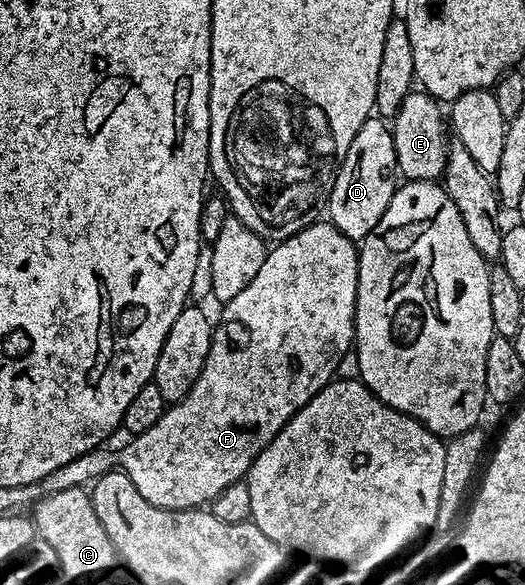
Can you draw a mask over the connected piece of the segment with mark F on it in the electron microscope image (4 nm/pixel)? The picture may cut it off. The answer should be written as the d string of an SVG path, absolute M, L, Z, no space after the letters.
M328 221L311 223L281 243L272 244L266 250L263 265L259 265L259 273L255 273L255 277L251 277L249 284L243 289L239 289L239 293L235 293L235 297L224 300L222 307L225 308L221 311L221 320L216 320L207 361L203 361L203 369L191 385L189 392L185 394L184 399L166 406L163 417L159 417L159 421L155 421L155 425L151 425L151 429L132 436L128 440L130 443L125 448L120 448L120 470L125 471L127 477L131 477L135 489L139 489L139 493L143 493L143 497L147 497L147 501L151 501L151 505L162 507L168 511L182 511L188 507L201 509L211 504L213 499L219 497L229 485L244 480L248 476L255 457L259 457L259 453L277 436L279 429L283 429L283 425L295 412L303 405L307 405L307 401L311 401L311 397L315 397L315 393L319 393L331 382L335 376L339 359L355 343L353 322L357 308L358 254L358 244L343 233L339 233L339 229L334 223Z

